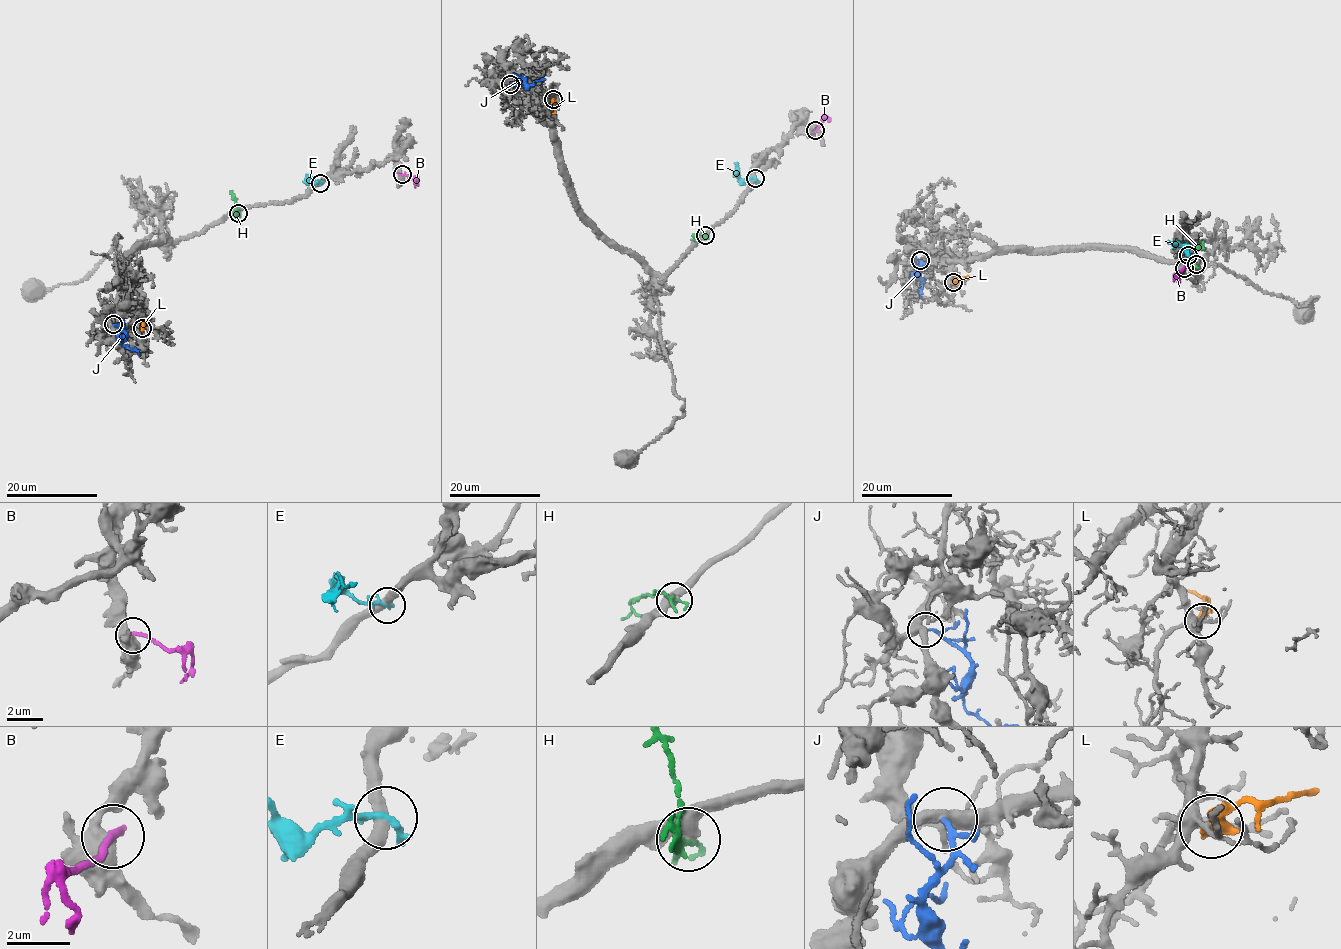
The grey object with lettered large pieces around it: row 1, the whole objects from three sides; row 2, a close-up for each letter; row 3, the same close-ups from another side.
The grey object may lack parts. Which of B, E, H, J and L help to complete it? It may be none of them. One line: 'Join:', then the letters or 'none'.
Join: none

